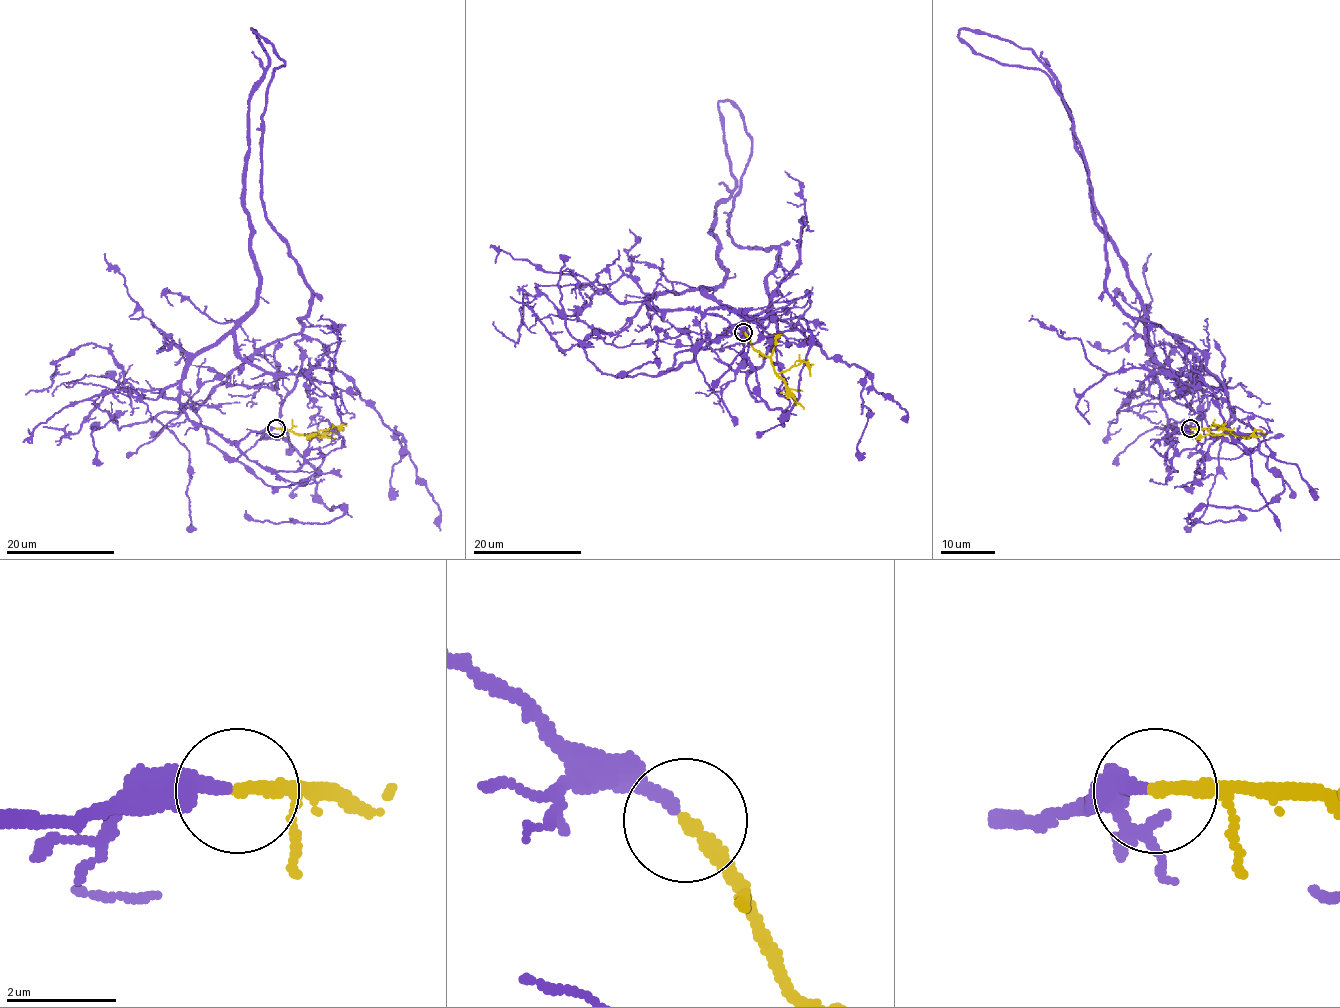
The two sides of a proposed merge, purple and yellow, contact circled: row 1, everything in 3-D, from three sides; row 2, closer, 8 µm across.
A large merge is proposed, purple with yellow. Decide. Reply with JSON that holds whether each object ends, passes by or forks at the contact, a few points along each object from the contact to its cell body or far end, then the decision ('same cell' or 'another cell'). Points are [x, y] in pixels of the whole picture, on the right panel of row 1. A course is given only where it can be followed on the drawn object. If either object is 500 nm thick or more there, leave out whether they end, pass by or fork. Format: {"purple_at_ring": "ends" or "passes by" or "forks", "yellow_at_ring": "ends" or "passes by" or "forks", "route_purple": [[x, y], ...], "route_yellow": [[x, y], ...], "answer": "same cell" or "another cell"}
{"purple_at_ring": "ends", "yellow_at_ring": "ends", "route_purple": [[1189, 429], [1054, 73], [961, 29], [1051, 81], [1108, 295], [1202, 354], [1283, 479], [1187, 521], [1238, 511]], "route_yellow": [[1190, 429], [1229, 434], [1220, 426], [1234, 427]], "answer": "same cell"}

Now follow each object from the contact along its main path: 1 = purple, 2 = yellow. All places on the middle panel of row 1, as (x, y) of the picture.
1: (743, 331), (646, 303), (722, 283), (729, 100), (783, 426), (811, 333), (713, 380)
2: (743, 332), (754, 348), (770, 359), (775, 371), (786, 371), (803, 362), (811, 376)

